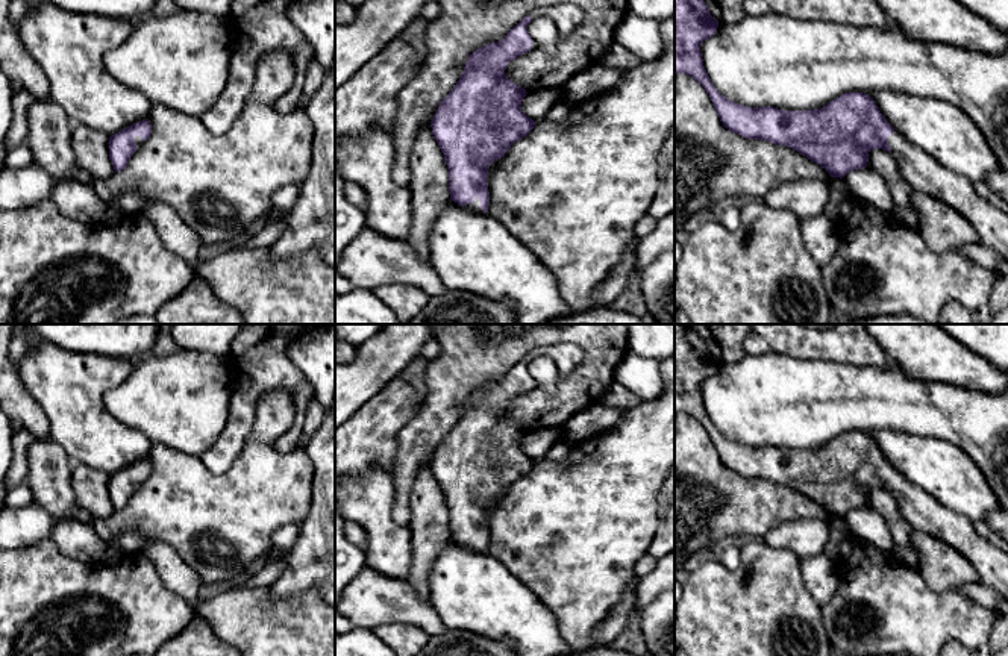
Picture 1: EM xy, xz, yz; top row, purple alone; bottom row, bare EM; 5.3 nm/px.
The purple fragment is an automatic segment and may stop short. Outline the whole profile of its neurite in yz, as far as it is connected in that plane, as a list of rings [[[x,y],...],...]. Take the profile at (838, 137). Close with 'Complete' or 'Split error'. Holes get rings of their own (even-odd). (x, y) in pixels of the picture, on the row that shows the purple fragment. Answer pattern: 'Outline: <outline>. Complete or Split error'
Outline: [[[675,0],[675,74],[684,73],[705,88],[726,129],[787,145],[840,179],[866,168],[872,148],[887,150],[914,191],[959,212],[973,226],[978,241],[1008,262],[1008,215],[979,197],[973,182],[943,168],[896,132],[869,94],[846,92],[812,111],[747,108],[722,95],[700,53],[700,44],[714,36],[717,27],[703,0]]]. Split error

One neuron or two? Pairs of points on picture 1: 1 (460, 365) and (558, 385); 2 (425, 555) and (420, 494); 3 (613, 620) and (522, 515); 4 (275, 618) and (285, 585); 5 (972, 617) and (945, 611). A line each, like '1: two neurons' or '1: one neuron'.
1: one neuron
2: one neuron
3: two neurons
4: two neurons
5: one neuron

